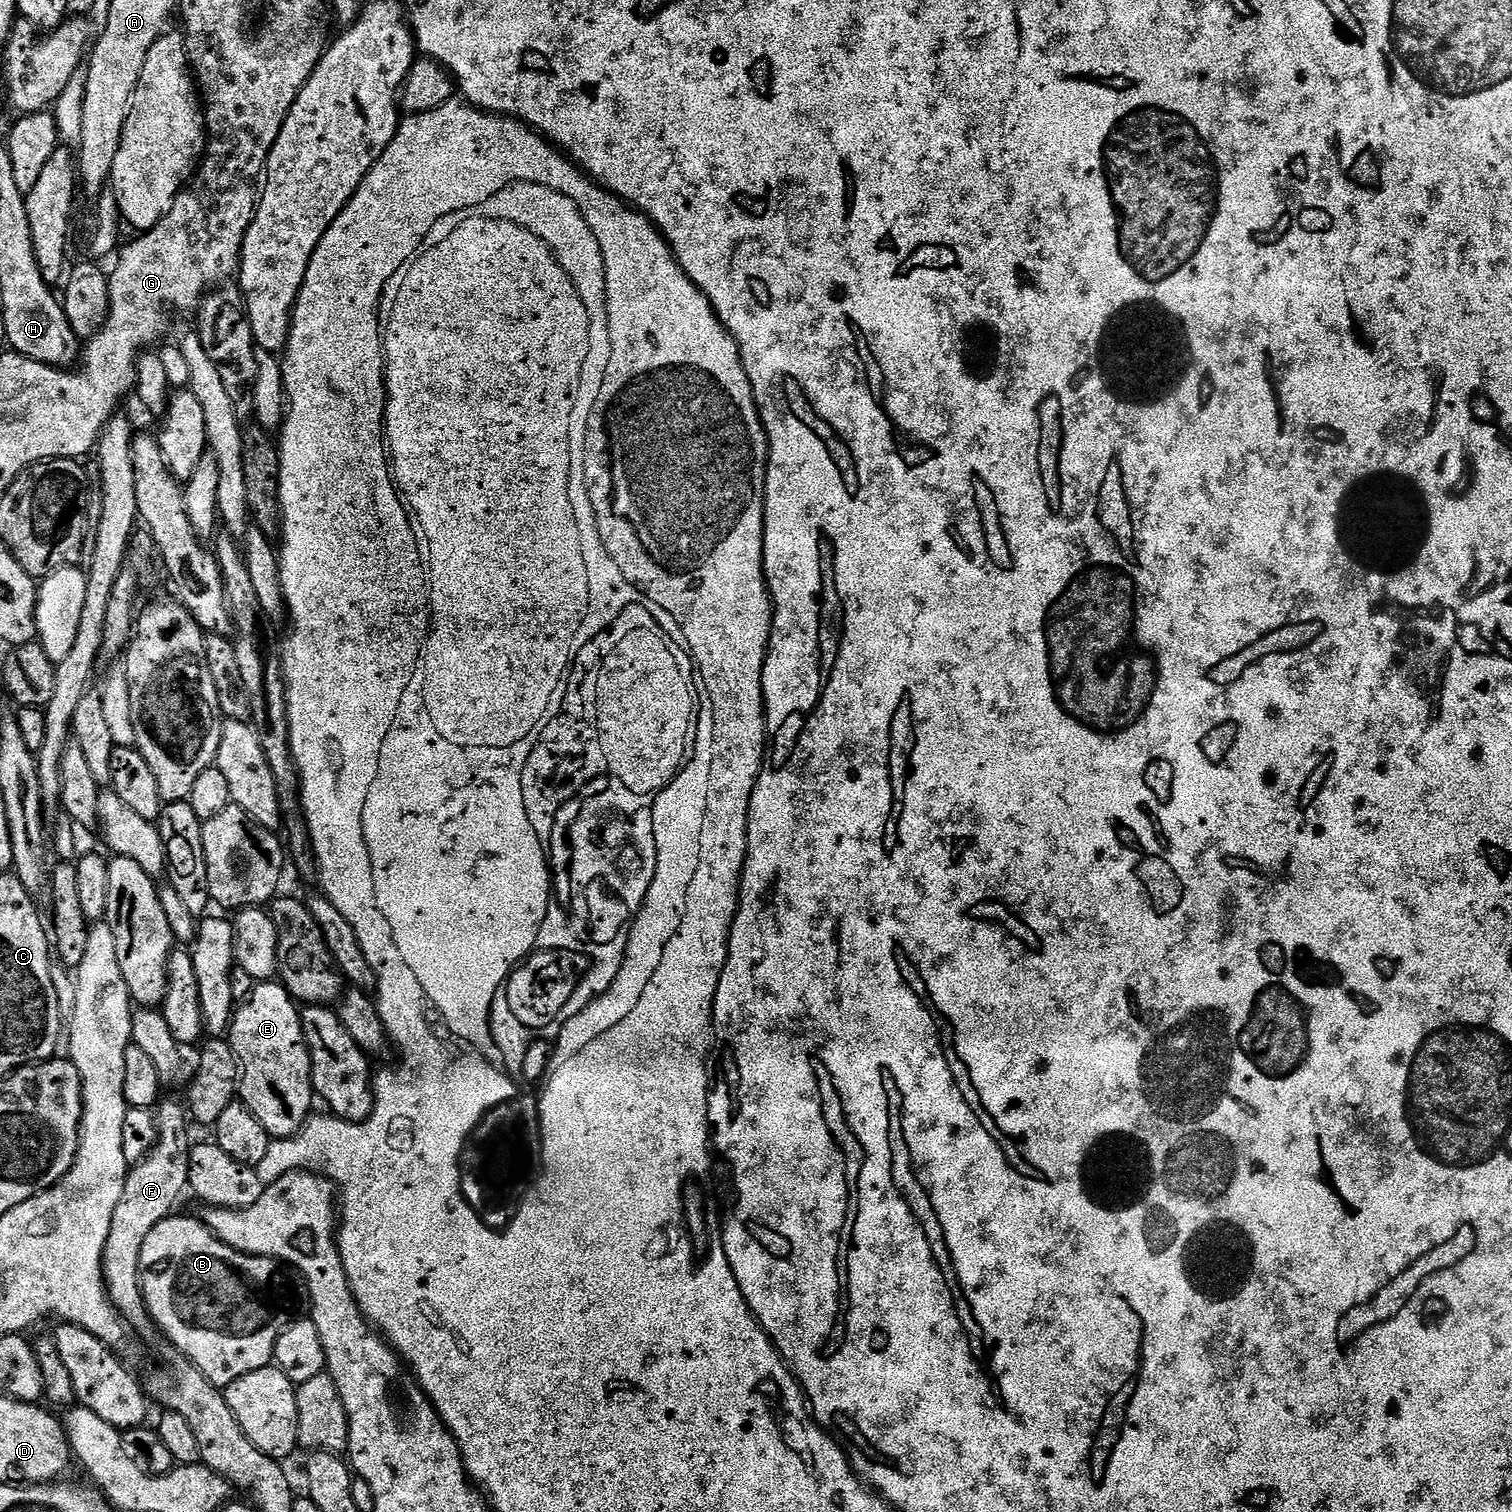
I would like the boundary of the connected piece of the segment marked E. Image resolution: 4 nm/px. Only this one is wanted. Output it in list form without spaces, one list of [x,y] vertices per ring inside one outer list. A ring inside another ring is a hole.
[[[260,982],[252,989],[246,1002],[235,1009],[230,1025],[230,1043],[236,1052],[237,1060],[242,1062],[238,1081],[238,1096],[251,1110],[254,1118],[266,1126],[268,1135],[273,1138],[292,1136],[313,1115],[312,1075],[310,1074],[310,1050],[302,1034],[301,1009],[297,1001],[279,982]]]

